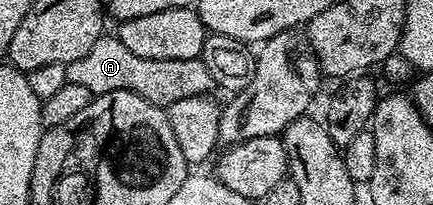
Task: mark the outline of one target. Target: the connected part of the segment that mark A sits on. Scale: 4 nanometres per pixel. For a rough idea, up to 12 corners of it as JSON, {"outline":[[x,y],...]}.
{"outline":[[115,34],[65,67],[92,97],[166,109],[216,87],[202,58],[140,58]]}

